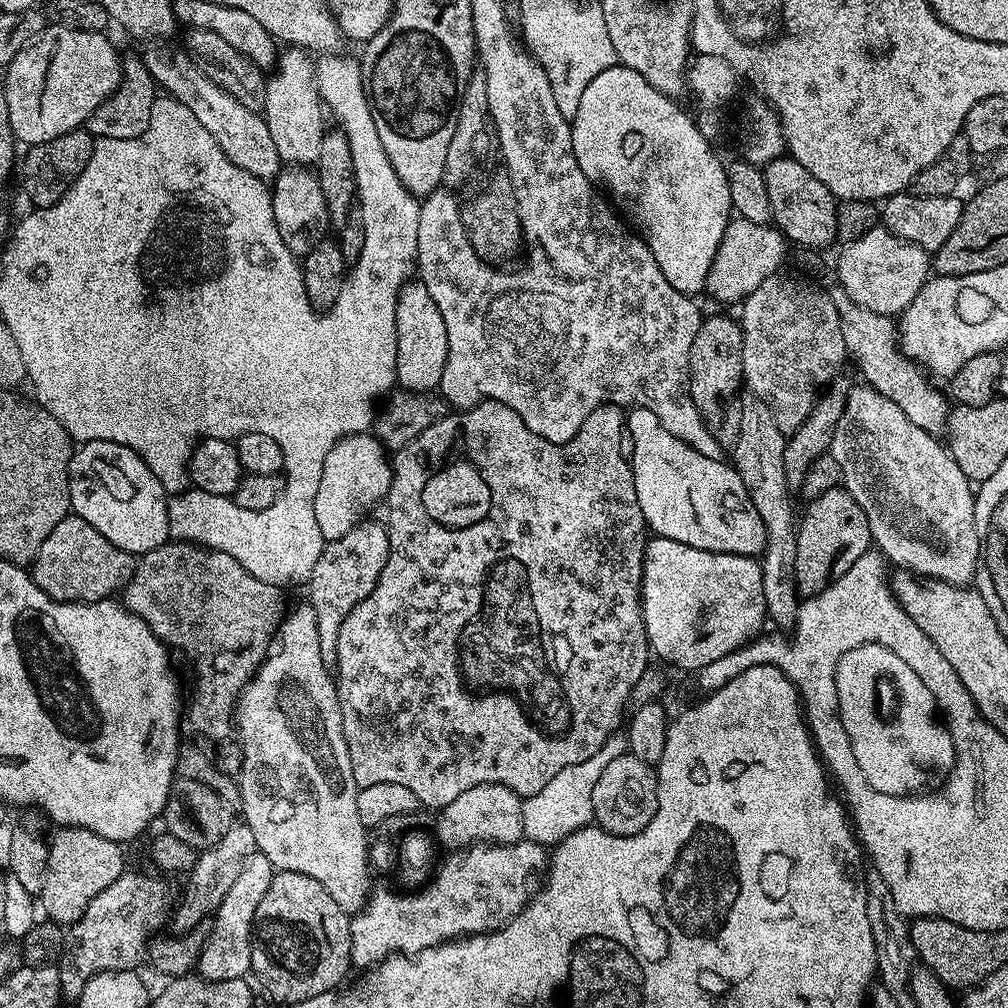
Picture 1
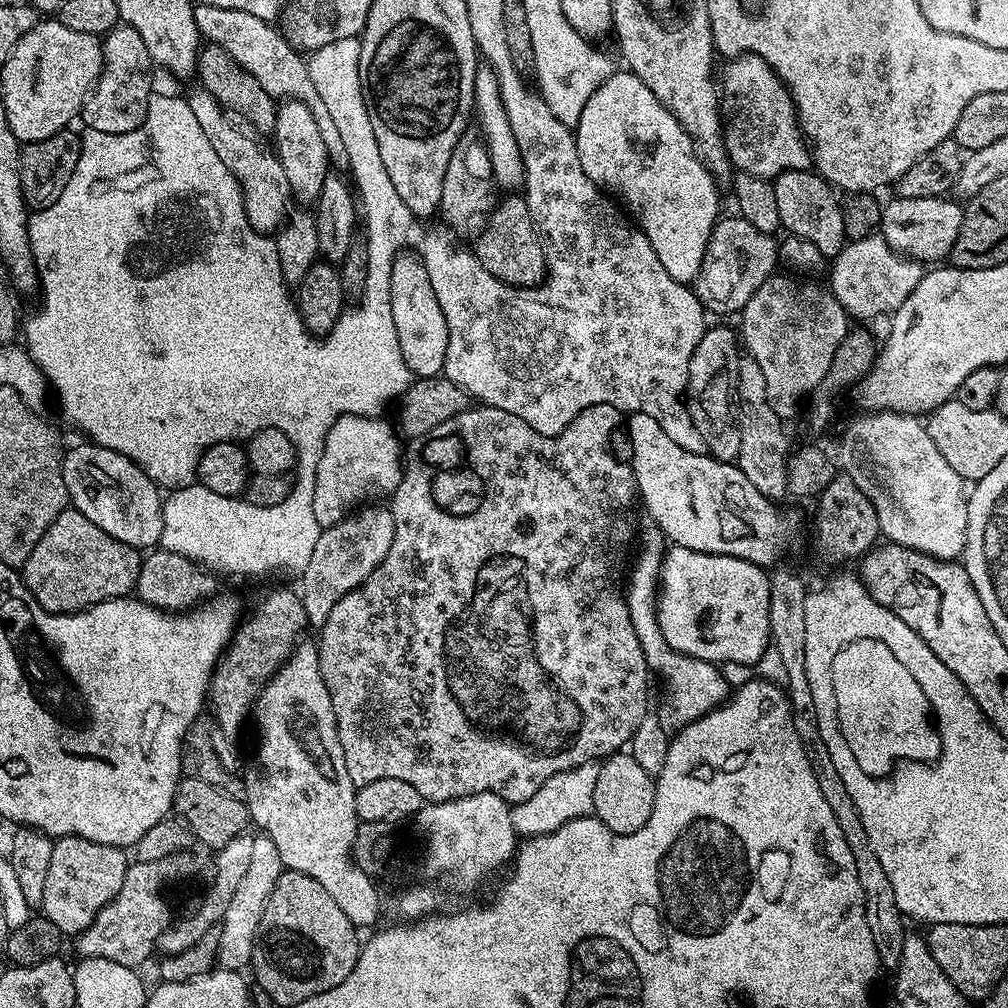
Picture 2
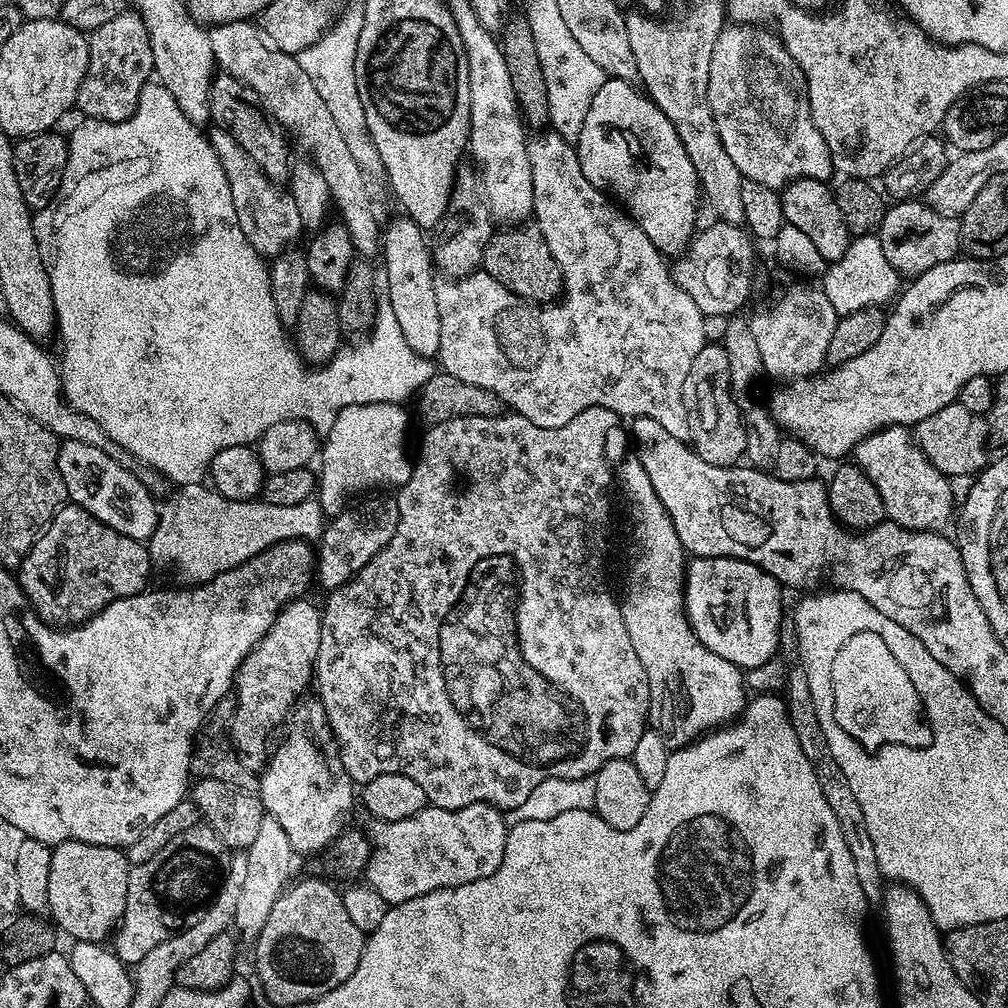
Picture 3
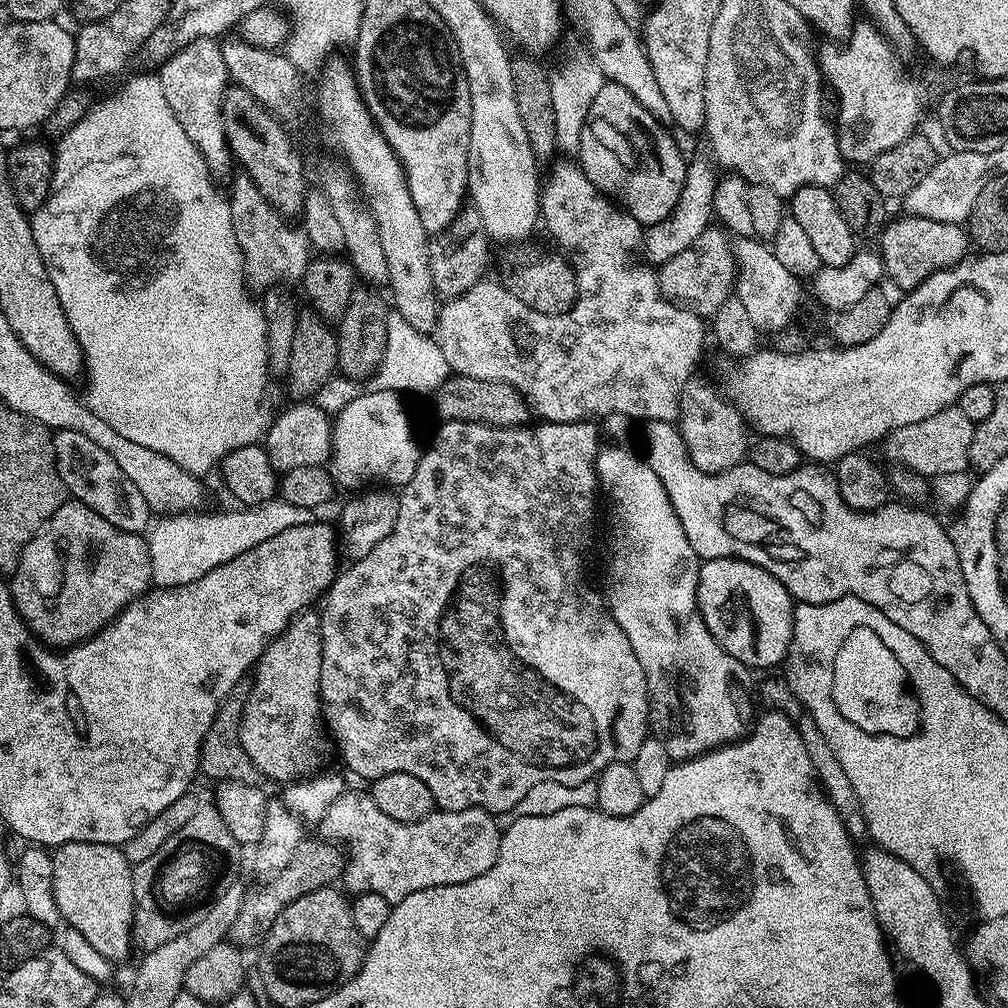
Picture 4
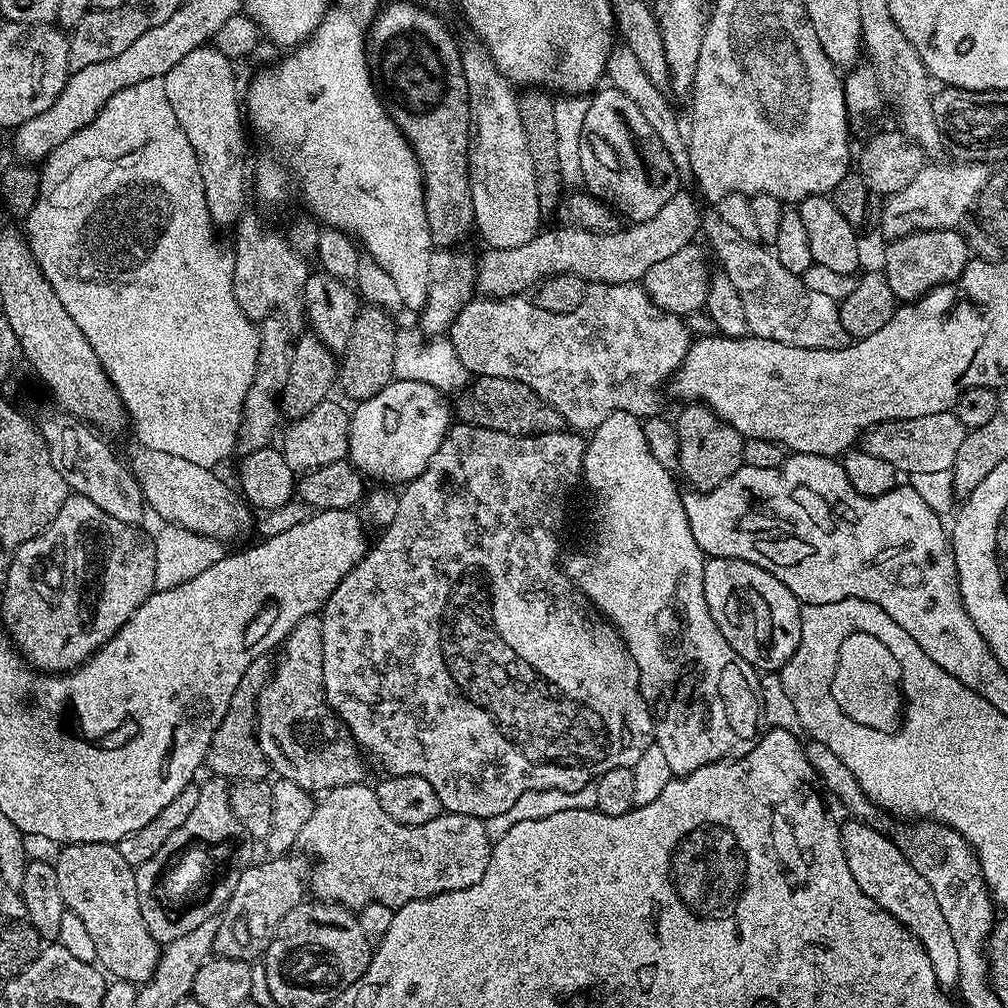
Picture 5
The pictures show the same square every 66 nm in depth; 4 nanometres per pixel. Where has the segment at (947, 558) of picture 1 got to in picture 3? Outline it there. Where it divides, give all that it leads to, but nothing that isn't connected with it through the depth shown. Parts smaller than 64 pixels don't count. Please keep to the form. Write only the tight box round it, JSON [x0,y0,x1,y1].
[854,427,954,532]

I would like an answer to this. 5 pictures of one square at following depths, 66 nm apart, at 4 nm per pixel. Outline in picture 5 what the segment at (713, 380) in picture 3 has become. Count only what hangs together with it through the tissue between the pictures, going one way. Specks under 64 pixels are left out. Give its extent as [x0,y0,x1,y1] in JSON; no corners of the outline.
[674,402,745,494]

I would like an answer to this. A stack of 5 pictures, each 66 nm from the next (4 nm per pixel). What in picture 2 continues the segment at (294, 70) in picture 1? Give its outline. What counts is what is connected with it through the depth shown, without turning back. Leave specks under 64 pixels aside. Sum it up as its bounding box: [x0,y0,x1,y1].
[274,100,330,205]

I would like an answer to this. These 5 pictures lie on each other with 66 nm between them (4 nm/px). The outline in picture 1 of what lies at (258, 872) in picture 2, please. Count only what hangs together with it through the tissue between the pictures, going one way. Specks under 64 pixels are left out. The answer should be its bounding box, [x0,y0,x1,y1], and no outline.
[195,852,274,982]

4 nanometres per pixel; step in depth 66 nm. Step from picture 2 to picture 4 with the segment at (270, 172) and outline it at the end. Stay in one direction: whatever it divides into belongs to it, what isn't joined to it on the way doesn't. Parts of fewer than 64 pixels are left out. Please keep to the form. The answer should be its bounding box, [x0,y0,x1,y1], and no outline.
[230,174,310,290]

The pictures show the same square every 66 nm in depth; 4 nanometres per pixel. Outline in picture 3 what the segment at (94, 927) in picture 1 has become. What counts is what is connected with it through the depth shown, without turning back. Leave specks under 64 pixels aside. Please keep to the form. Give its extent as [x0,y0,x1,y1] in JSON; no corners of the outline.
[110,822,230,966]

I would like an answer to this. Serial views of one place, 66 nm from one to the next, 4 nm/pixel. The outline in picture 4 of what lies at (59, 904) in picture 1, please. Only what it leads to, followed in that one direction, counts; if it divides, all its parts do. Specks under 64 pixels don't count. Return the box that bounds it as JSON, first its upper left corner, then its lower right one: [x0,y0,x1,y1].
[52,842,134,961]

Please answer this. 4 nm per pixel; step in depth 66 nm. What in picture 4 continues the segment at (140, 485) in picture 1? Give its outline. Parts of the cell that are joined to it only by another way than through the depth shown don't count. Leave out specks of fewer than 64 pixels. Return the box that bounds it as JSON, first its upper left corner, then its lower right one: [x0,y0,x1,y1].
[52,430,150,534]

